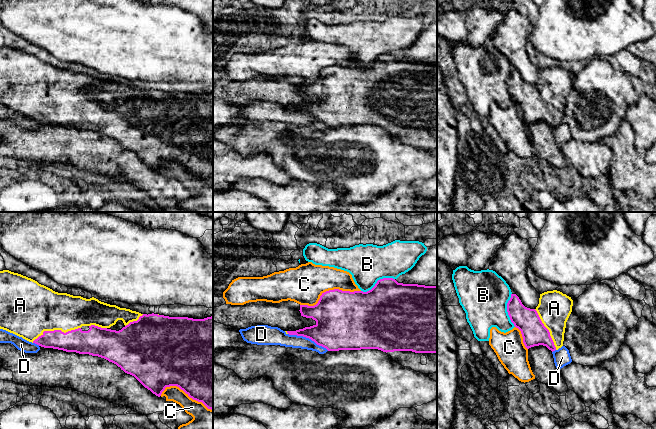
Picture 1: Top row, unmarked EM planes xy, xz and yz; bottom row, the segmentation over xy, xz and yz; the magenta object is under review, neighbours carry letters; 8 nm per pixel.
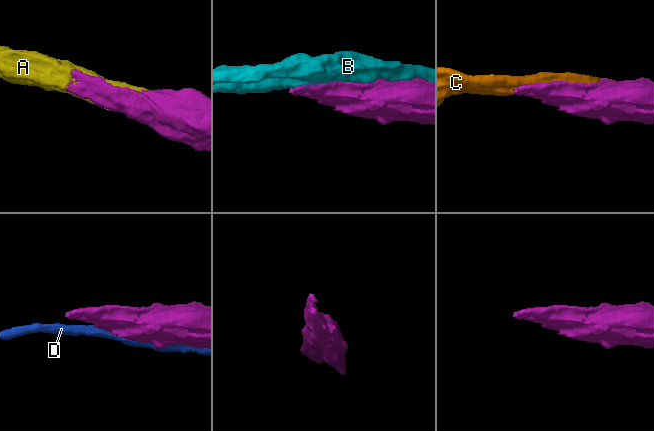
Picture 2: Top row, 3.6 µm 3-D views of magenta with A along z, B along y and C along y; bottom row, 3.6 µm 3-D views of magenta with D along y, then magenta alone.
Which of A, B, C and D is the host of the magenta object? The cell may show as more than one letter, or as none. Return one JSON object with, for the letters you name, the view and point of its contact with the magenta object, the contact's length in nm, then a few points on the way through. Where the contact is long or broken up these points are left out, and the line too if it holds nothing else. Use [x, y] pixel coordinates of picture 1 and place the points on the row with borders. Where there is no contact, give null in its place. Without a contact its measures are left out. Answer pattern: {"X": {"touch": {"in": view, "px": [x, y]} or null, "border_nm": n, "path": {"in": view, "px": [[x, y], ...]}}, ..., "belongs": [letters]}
{"A": {"touch": {"in": "xy", "px": [56, 330]}, "border_nm": 420}, "belongs": ["A"]}

